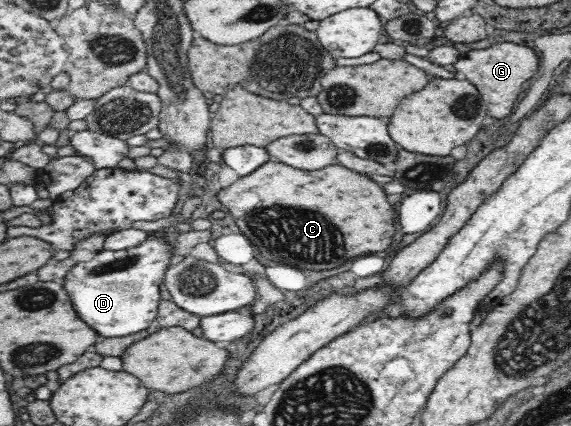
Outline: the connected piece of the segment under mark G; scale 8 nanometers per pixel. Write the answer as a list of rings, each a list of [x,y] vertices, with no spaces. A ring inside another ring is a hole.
[[[513,42],[492,44],[484,49],[472,49],[458,58],[454,67],[463,80],[468,81],[480,91],[481,99],[487,105],[487,115],[493,119],[508,118],[520,93],[532,83],[539,67],[539,54],[527,46]]]

